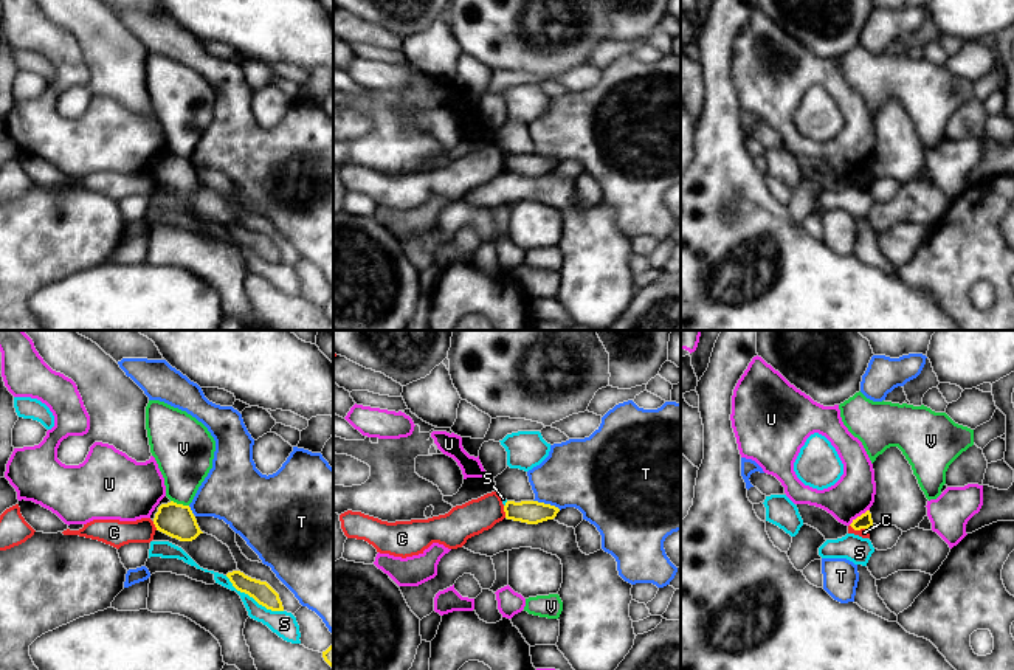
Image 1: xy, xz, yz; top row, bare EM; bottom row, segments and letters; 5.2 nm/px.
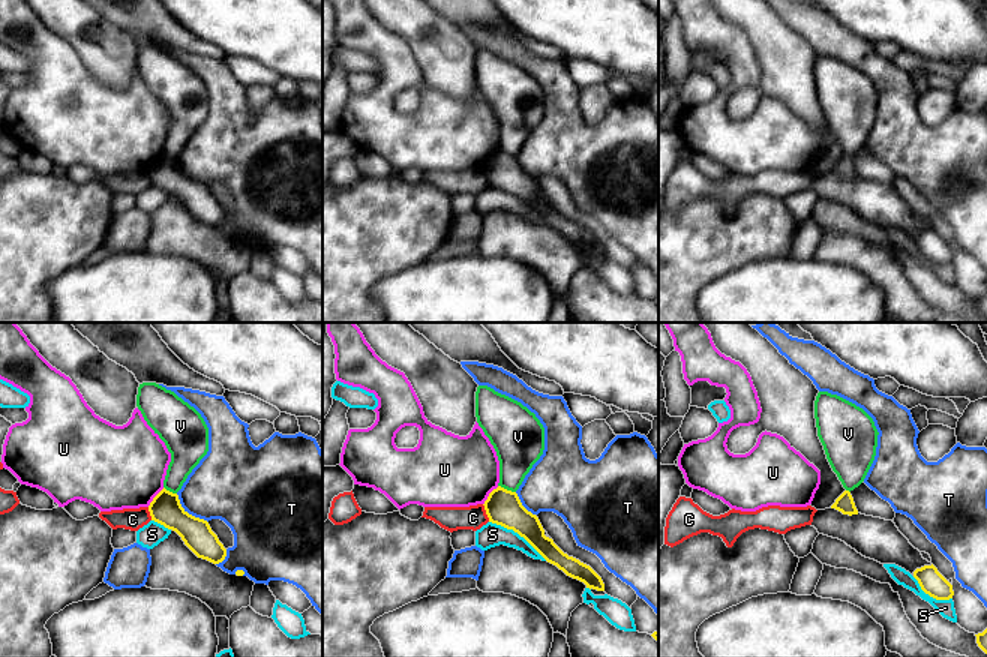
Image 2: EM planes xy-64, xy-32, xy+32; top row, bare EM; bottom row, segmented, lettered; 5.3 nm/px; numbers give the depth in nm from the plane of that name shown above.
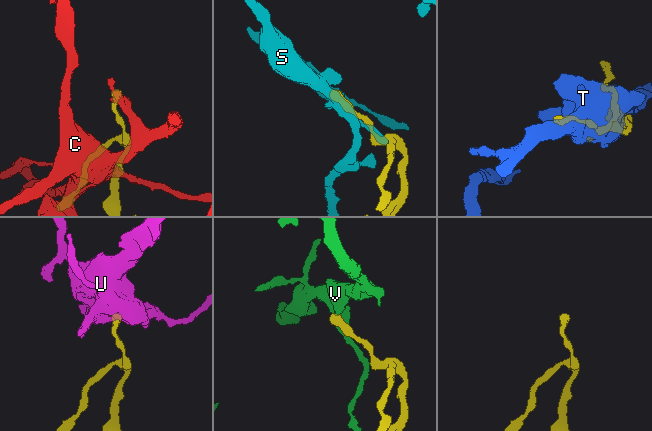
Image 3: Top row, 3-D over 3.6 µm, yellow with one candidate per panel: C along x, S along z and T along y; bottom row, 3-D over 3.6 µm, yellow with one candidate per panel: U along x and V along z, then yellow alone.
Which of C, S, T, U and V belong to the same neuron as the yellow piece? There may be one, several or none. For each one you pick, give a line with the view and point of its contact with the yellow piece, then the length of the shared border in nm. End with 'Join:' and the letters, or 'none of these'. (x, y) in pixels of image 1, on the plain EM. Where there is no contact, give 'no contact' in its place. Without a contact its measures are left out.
Join: none of these

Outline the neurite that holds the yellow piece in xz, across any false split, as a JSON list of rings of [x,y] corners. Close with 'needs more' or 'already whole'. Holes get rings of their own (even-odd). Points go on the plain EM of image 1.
[[[507,154],[504,164],[507,172],[538,177],[547,172],[554,172],[560,161],[538,154]]]; already whole

